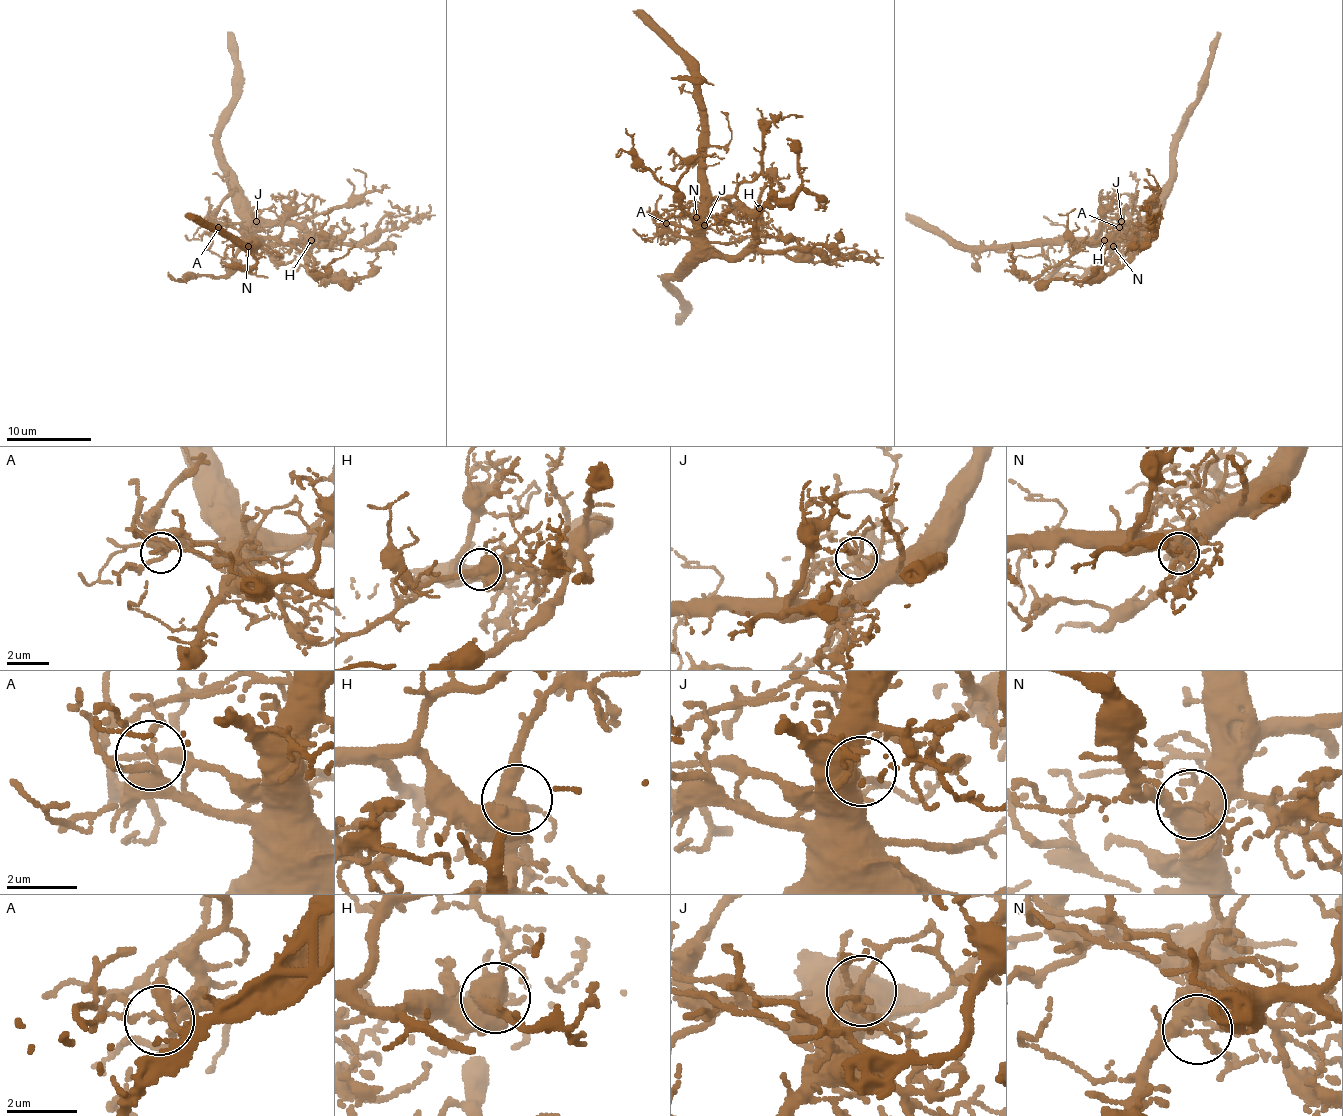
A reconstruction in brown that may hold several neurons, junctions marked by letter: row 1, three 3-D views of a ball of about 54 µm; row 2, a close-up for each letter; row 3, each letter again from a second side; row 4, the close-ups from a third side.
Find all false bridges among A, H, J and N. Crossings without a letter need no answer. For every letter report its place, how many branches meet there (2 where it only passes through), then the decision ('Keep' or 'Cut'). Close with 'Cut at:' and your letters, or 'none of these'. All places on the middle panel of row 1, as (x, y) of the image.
A: Place: (666, 223). Branches: 4. Keep
H: Place: (759, 208). Branches: 3. Keep
J: Place: (704, 225). Branches: 5. Keep
N: Place: (696, 217). Branches: 7. Keep
Cut at: none of these

